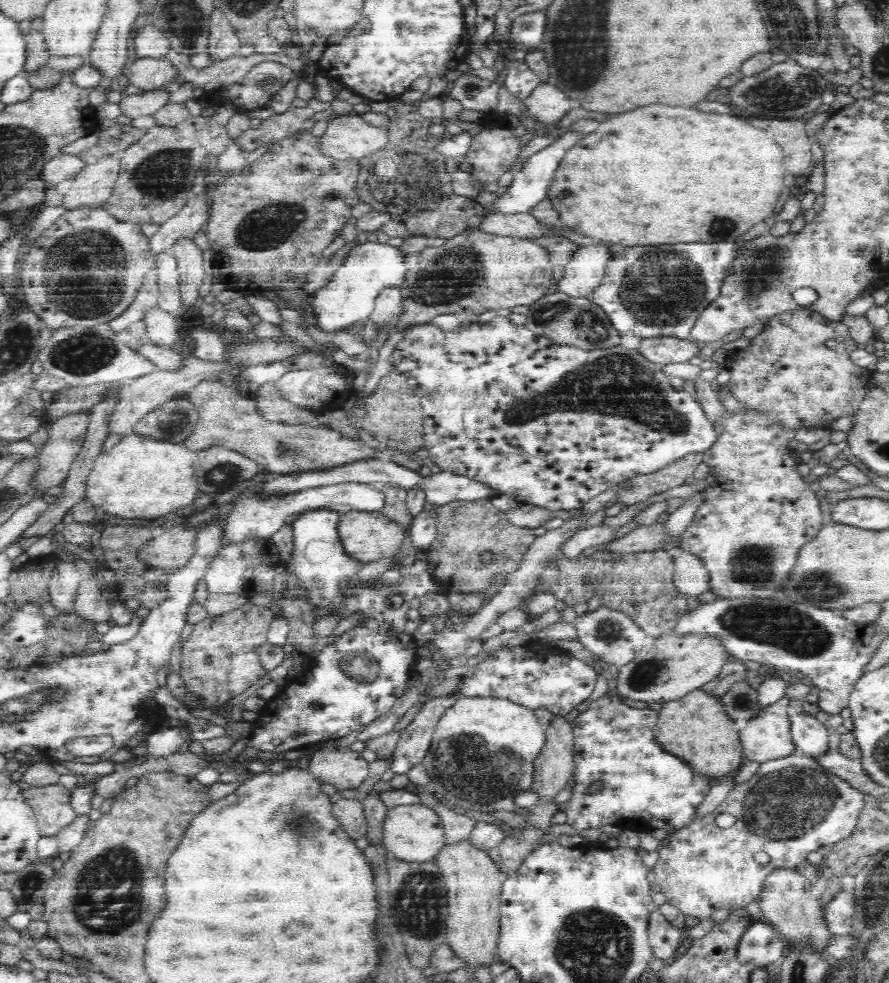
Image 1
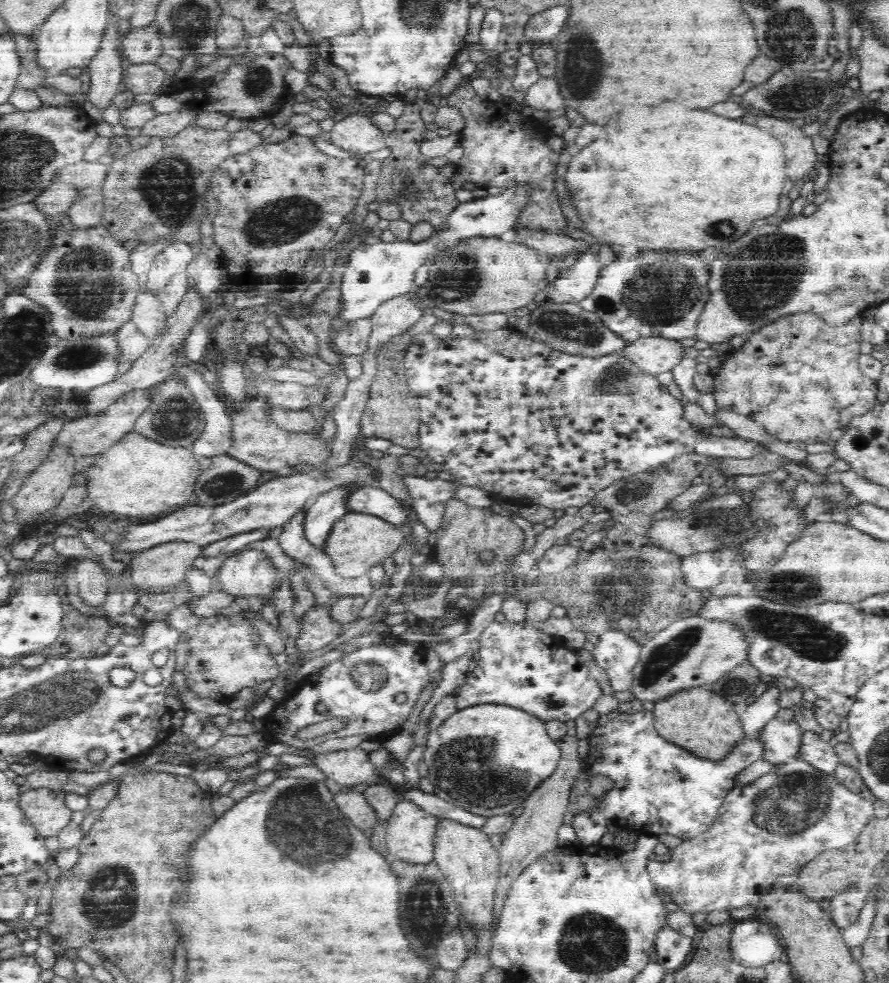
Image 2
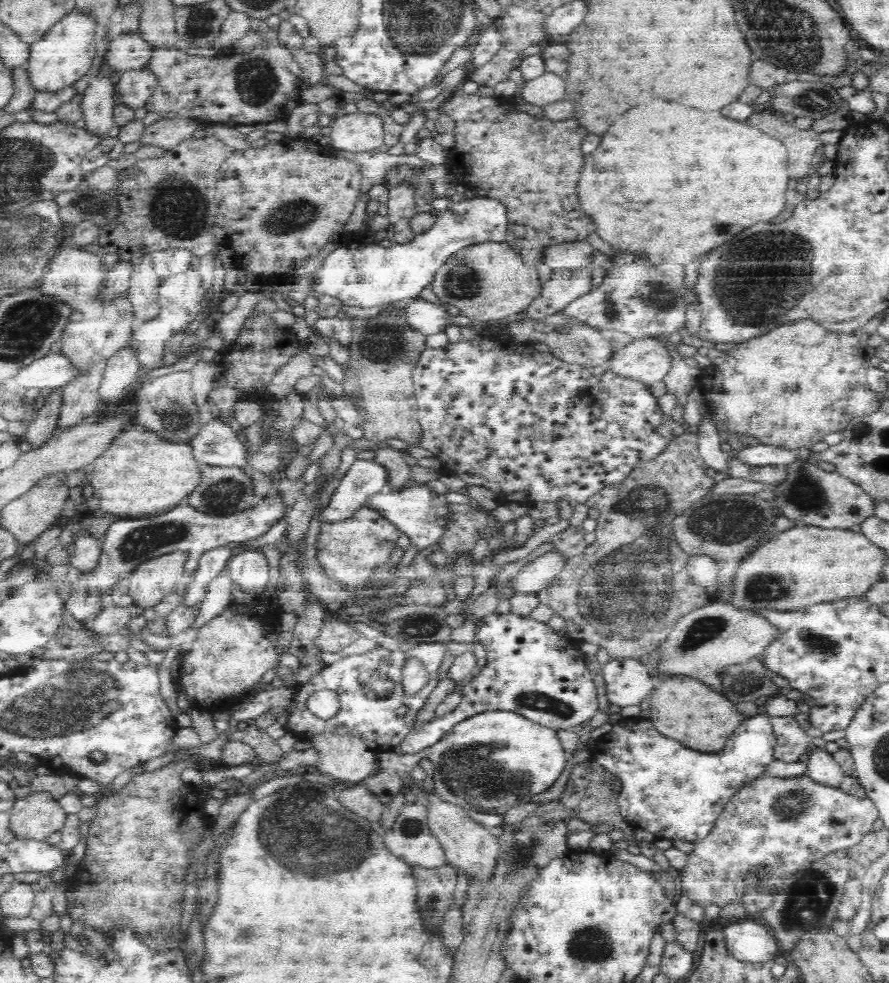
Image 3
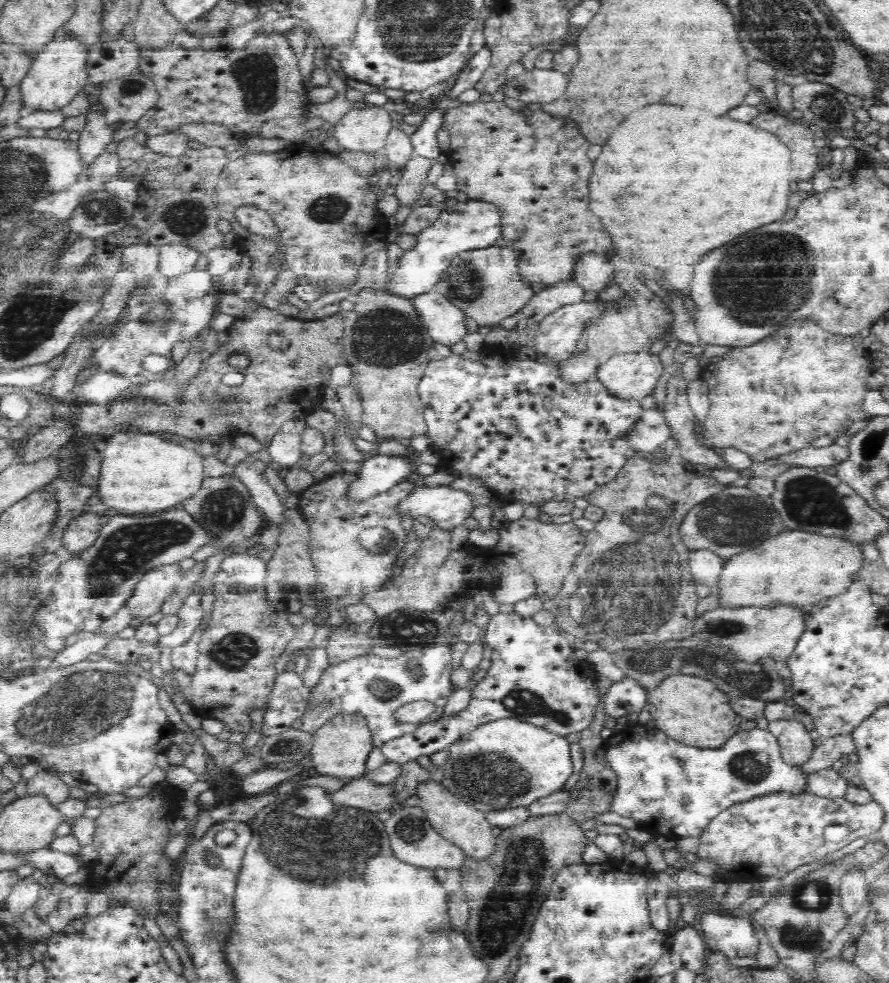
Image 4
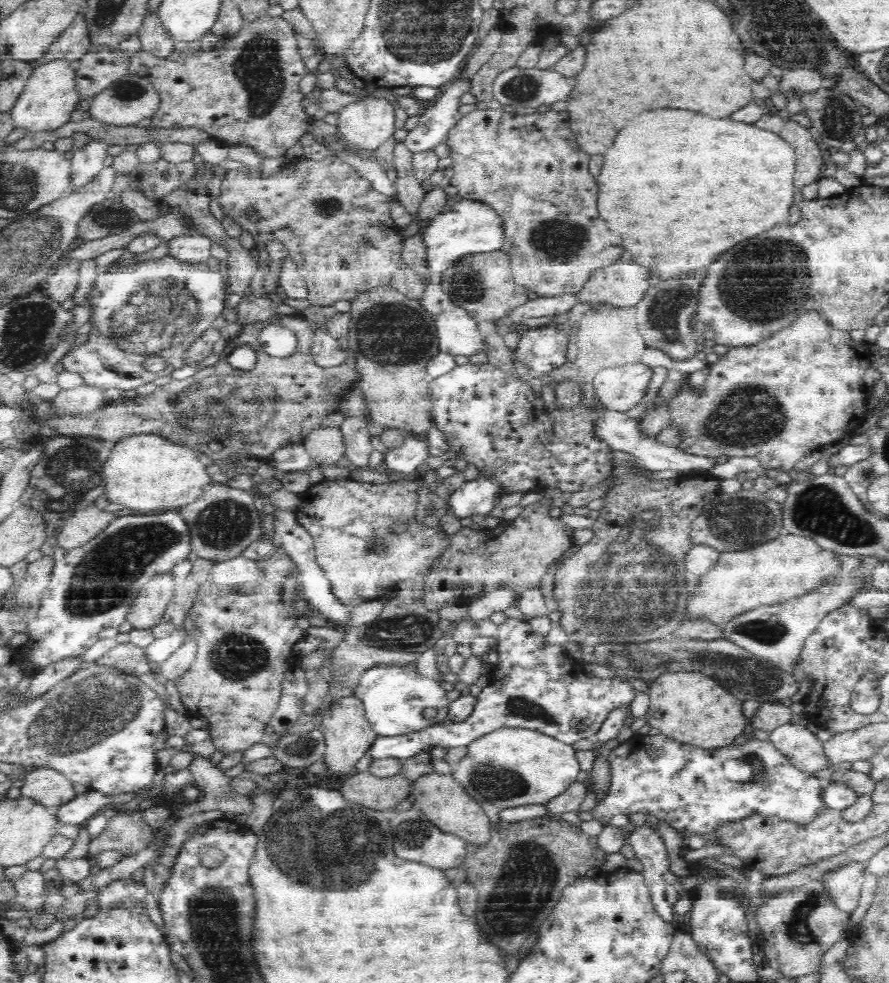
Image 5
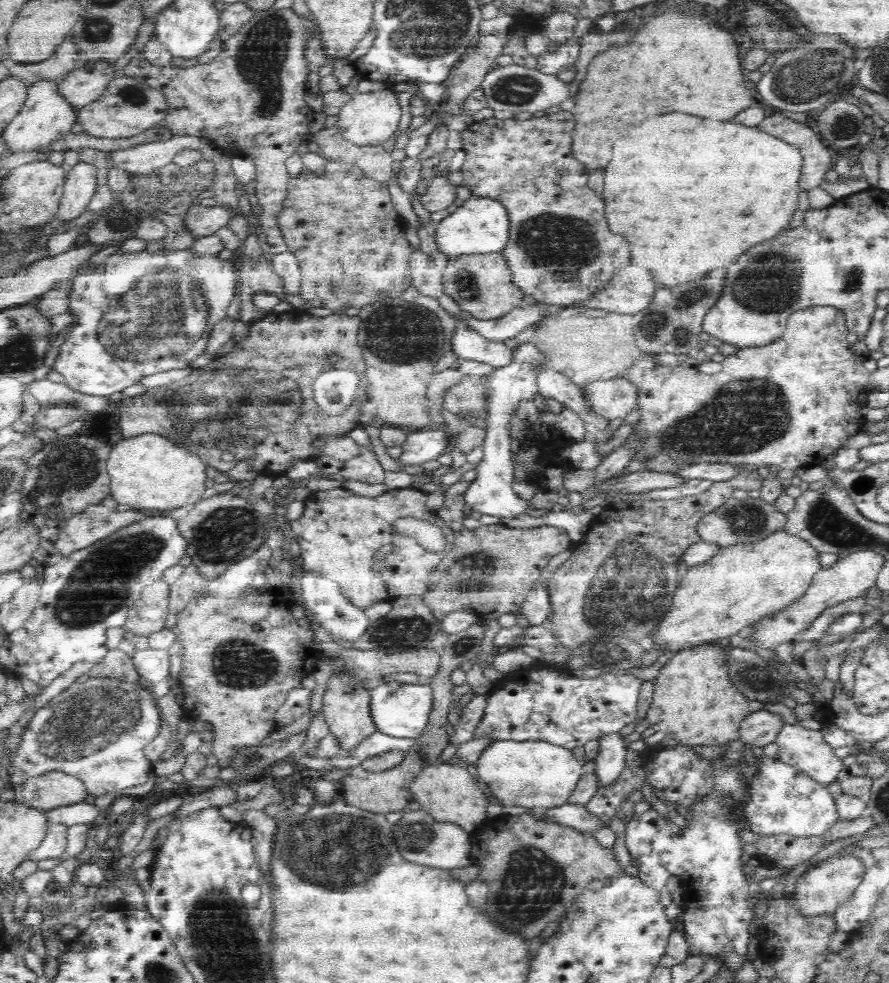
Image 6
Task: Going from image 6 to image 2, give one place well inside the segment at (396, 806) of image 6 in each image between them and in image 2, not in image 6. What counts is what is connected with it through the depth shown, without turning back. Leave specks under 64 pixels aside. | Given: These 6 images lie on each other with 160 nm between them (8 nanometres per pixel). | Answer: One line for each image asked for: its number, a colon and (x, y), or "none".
2: (353, 806)
3: (357, 799)
4: (362, 794)
5: (380, 794)

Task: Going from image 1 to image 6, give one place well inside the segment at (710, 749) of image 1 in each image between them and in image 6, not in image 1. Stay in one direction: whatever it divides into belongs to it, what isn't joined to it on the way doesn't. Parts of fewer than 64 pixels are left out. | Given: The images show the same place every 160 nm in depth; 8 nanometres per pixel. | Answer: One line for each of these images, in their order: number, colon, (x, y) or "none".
2: (714, 734)
3: (683, 709)
4: (690, 710)
5: (691, 708)
6: (694, 703)

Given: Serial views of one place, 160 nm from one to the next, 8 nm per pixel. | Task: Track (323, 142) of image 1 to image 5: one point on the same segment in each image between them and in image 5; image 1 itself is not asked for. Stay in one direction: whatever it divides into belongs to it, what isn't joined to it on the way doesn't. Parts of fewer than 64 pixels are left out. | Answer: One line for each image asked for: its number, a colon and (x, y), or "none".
2: (354, 133)
3: (358, 132)
4: (365, 130)
5: (367, 124)

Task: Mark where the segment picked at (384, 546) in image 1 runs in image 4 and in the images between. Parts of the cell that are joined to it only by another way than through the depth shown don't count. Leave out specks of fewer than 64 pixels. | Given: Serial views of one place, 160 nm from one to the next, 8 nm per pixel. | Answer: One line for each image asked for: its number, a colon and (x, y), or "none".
2: (359, 541)
3: (348, 550)
4: (344, 567)

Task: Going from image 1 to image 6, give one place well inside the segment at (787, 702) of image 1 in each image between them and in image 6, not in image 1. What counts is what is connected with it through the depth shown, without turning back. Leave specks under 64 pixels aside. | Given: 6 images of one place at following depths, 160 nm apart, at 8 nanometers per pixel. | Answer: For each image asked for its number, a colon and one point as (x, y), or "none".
2: (779, 738)
3: (792, 742)
4: (796, 744)
5: (799, 745)
6: (805, 749)

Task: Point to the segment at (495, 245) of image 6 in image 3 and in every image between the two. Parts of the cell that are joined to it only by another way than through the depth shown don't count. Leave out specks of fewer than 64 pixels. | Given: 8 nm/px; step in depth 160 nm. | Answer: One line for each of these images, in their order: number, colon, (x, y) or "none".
3: (361, 274)
4: (473, 224)
5: (470, 227)

